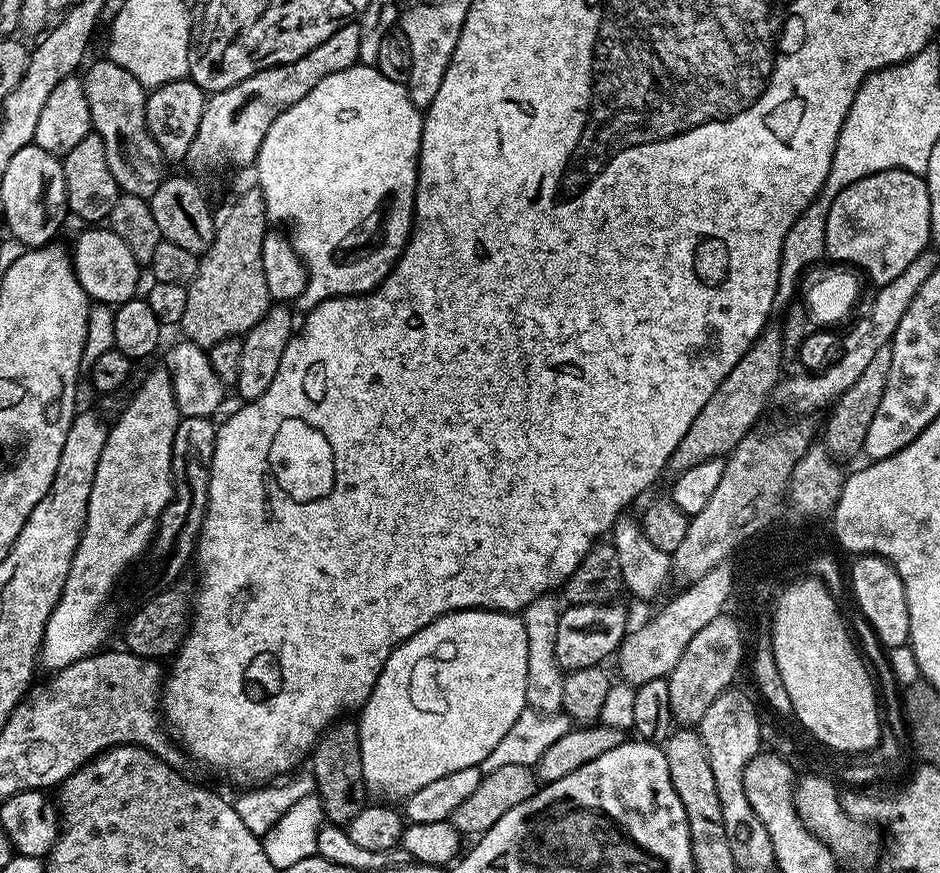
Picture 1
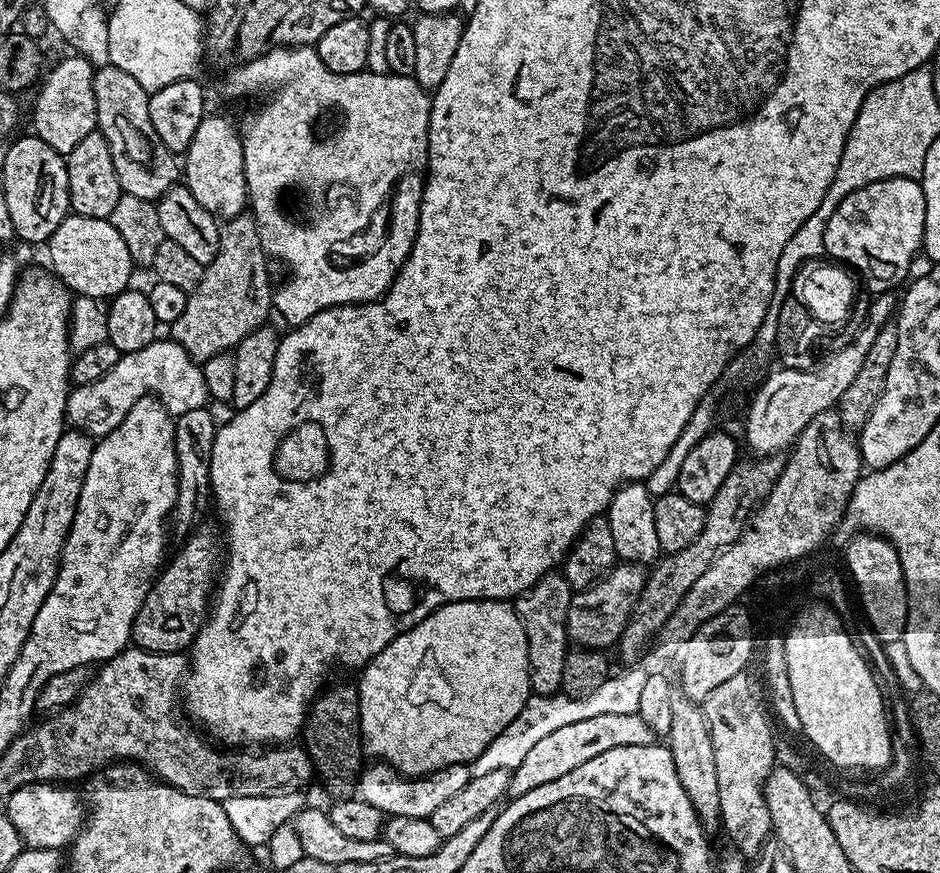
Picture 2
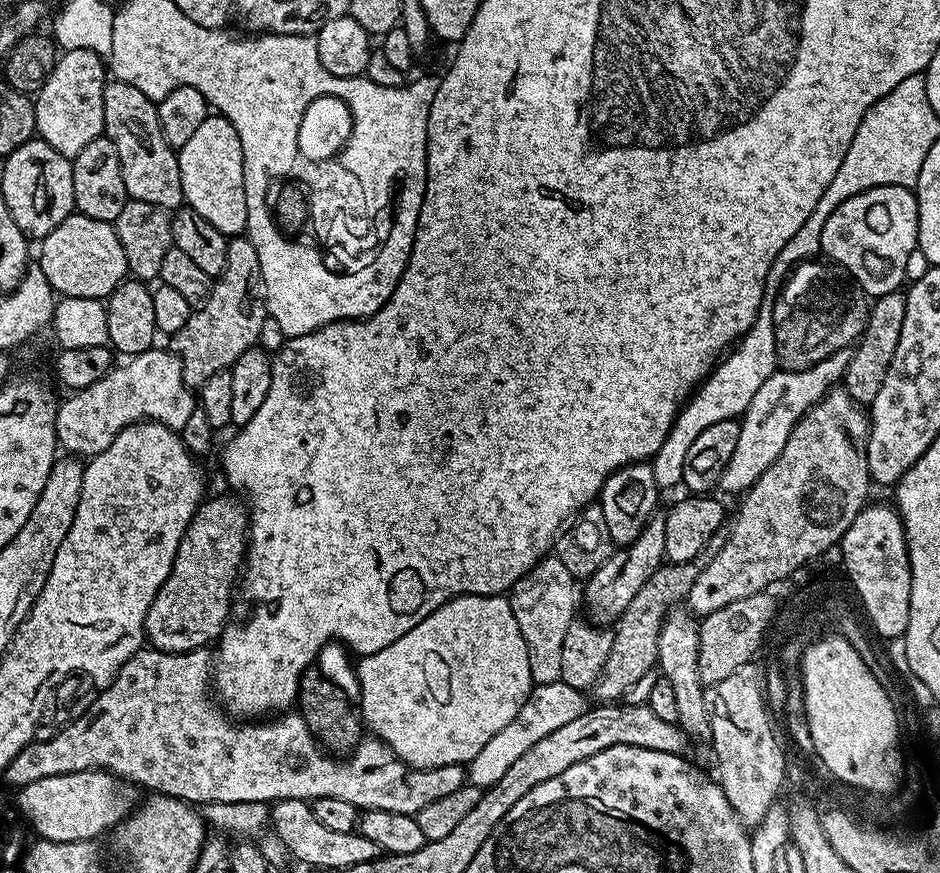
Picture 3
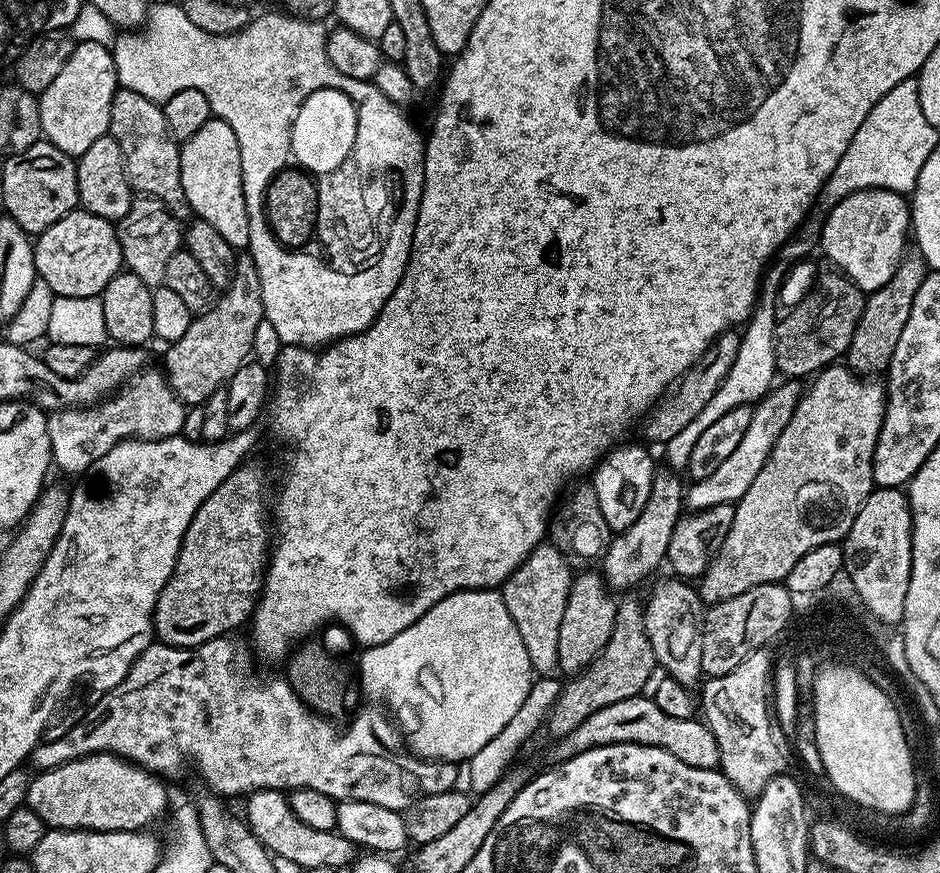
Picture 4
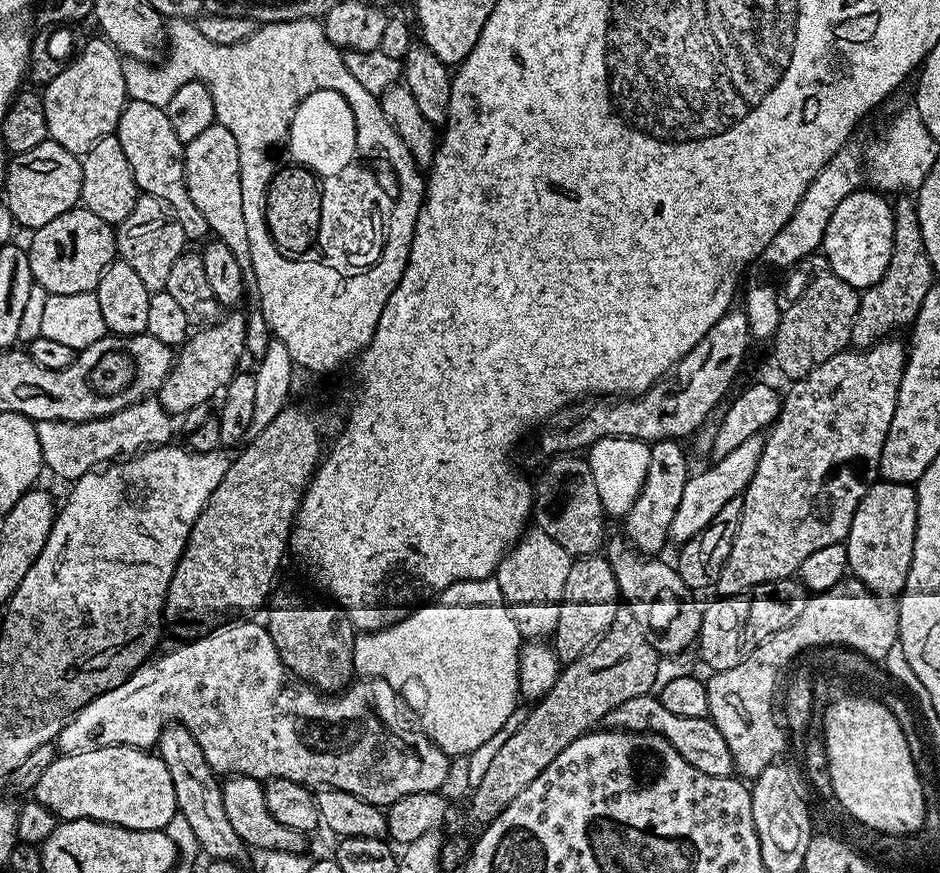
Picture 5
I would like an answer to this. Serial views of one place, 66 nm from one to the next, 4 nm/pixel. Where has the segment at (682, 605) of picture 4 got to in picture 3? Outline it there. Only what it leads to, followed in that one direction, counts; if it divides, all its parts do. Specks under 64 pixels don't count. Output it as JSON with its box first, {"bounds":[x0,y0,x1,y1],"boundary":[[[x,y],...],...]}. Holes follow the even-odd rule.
{"bounds":[658,606,712,741],"boundary":[[[676,606],[664,617],[664,624],[658,634],[658,665],[659,675],[674,690],[674,703],[678,705],[676,723],[685,737],[696,740],[711,741],[712,727],[706,714],[704,701],[705,685],[700,682],[698,674],[698,642],[700,641],[700,626],[697,617],[683,607]]]}

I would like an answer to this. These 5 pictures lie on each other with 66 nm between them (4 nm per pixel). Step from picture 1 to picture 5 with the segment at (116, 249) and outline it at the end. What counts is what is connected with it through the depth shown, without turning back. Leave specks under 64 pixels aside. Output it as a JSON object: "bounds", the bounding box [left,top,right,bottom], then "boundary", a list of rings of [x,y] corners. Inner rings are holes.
{"bounds":[26,206,118,296],"boundary":[[[83,206],[71,208],[66,214],[54,218],[54,222],[46,222],[46,226],[35,229],[31,236],[32,241],[26,244],[26,251],[33,281],[41,284],[45,292],[54,296],[82,294],[83,292],[95,293],[102,274],[118,256],[113,225],[102,222],[102,218],[98,218],[98,214],[90,214],[90,210],[86,210]]]}

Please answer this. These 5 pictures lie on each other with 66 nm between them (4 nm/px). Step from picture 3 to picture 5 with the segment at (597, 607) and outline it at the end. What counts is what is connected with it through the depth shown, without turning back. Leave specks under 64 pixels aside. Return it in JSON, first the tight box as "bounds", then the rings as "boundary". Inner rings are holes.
{"bounds":[623,440,690,554],"boundary":[[[658,440],[650,447],[650,466],[646,470],[646,482],[628,515],[623,517],[623,535],[637,552],[660,554],[664,543],[669,543],[670,522],[682,502],[682,490],[690,475],[688,460],[684,457],[685,445],[678,440]]]}

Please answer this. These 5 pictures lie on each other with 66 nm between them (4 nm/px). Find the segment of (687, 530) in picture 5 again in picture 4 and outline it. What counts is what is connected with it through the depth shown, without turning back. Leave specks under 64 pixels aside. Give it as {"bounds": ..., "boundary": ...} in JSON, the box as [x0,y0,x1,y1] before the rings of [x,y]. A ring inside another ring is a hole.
{"bounds":[686,383,802,510],"boundary":[[[777,383],[752,408],[750,426],[746,429],[742,442],[738,442],[738,446],[730,454],[730,458],[726,458],[726,462],[722,462],[722,466],[718,466],[718,470],[714,470],[714,474],[710,474],[710,478],[695,481],[691,485],[693,488],[689,487],[687,489],[686,504],[689,509],[703,510],[713,508],[719,504],[735,505],[736,501],[742,498],[742,494],[746,494],[746,490],[750,490],[754,478],[758,478],[758,470],[762,470],[762,466],[768,460],[768,455],[774,446],[774,442],[778,442],[786,422],[790,422],[790,418],[796,409],[796,403],[800,401],[802,395],[801,385],[796,385],[799,383],[780,383]]]}

